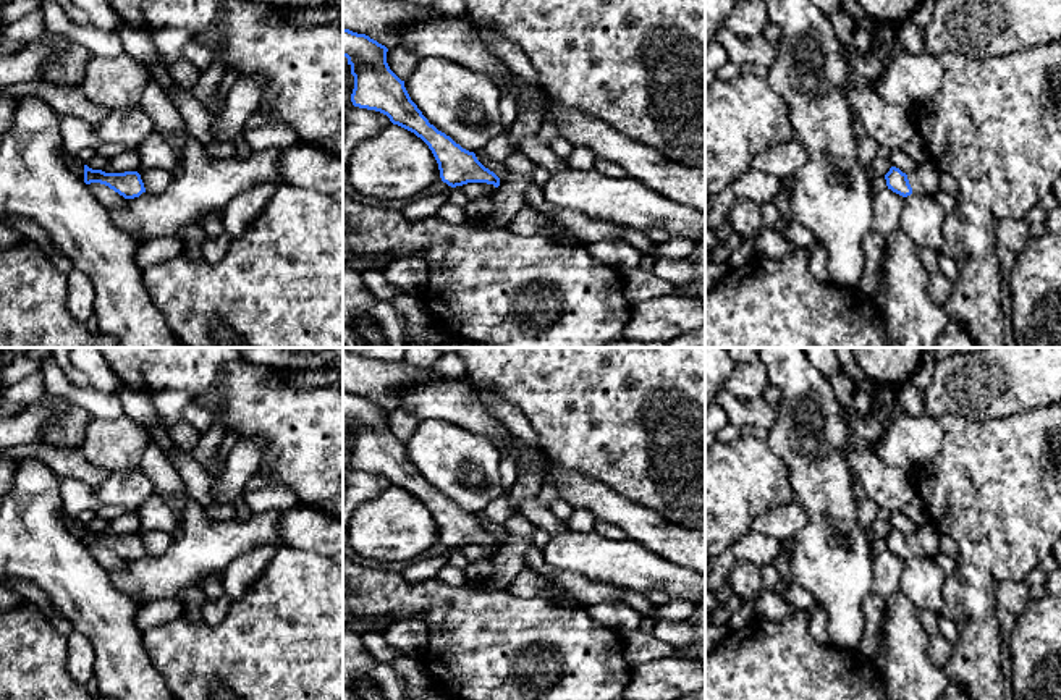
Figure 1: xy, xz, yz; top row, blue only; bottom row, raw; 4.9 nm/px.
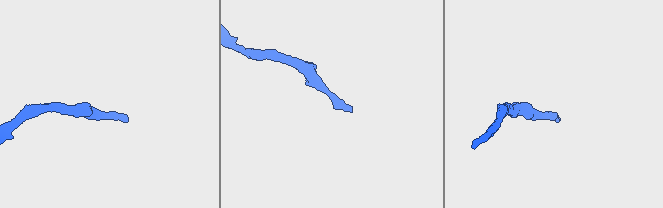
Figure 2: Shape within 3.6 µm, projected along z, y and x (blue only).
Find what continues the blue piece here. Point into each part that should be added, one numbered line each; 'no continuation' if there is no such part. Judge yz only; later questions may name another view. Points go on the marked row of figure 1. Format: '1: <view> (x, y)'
1: yz (925, 178)

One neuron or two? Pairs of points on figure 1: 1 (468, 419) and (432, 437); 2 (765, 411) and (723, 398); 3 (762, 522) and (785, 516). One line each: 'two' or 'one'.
1: two
2: one
3: one

